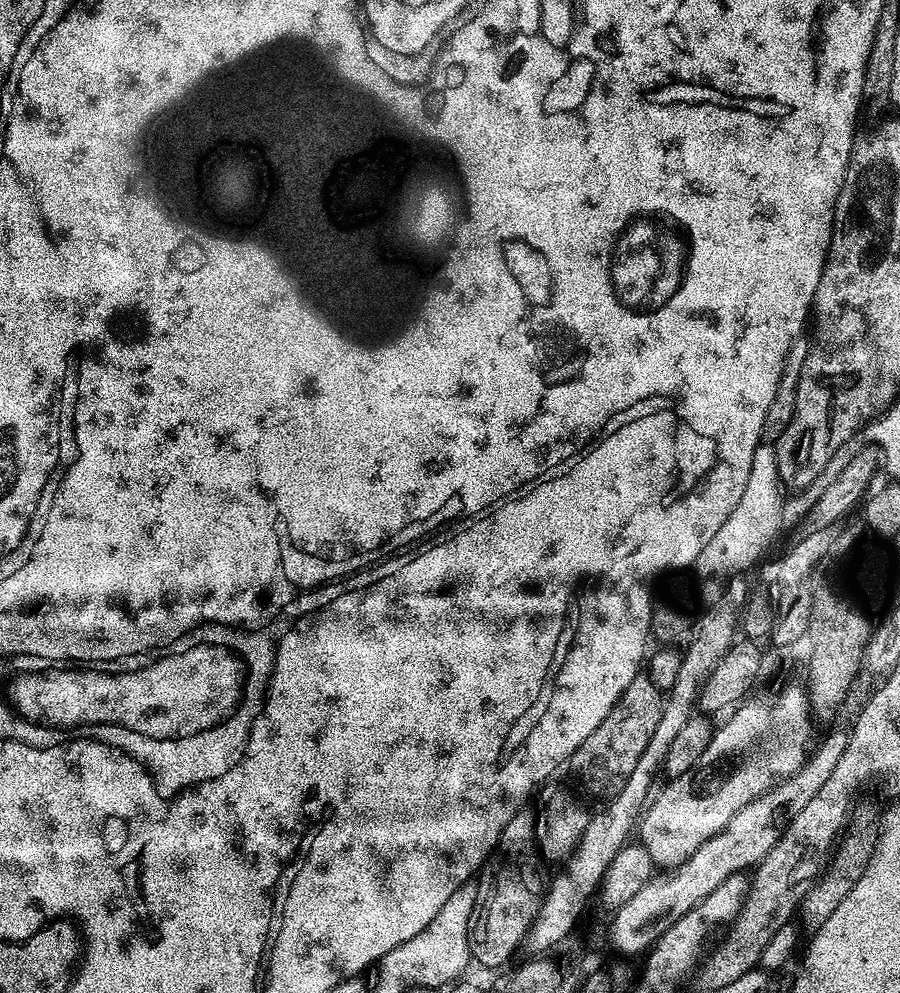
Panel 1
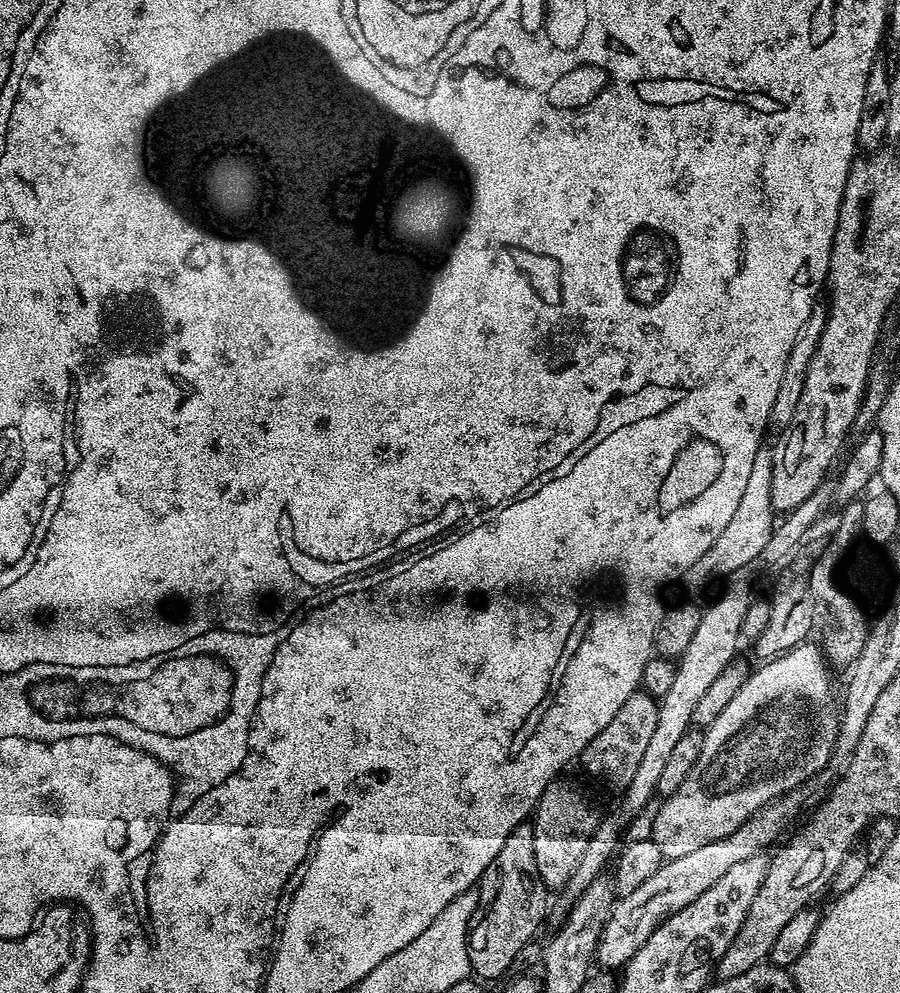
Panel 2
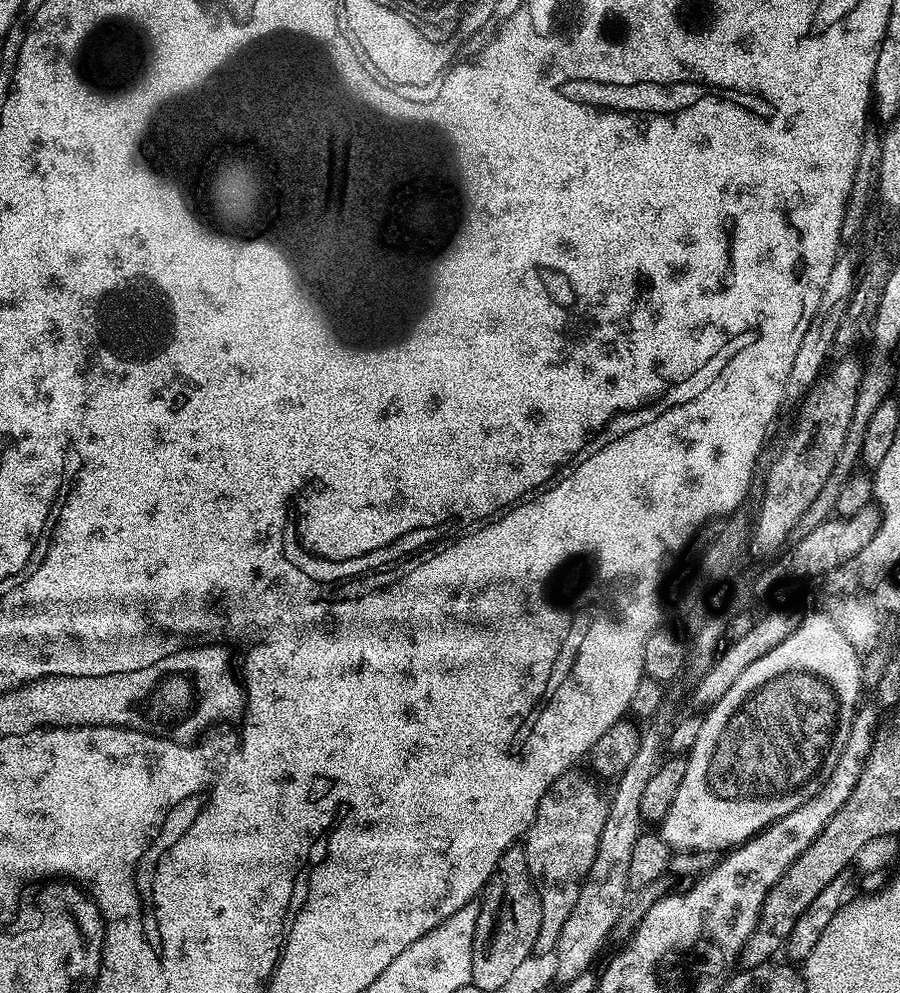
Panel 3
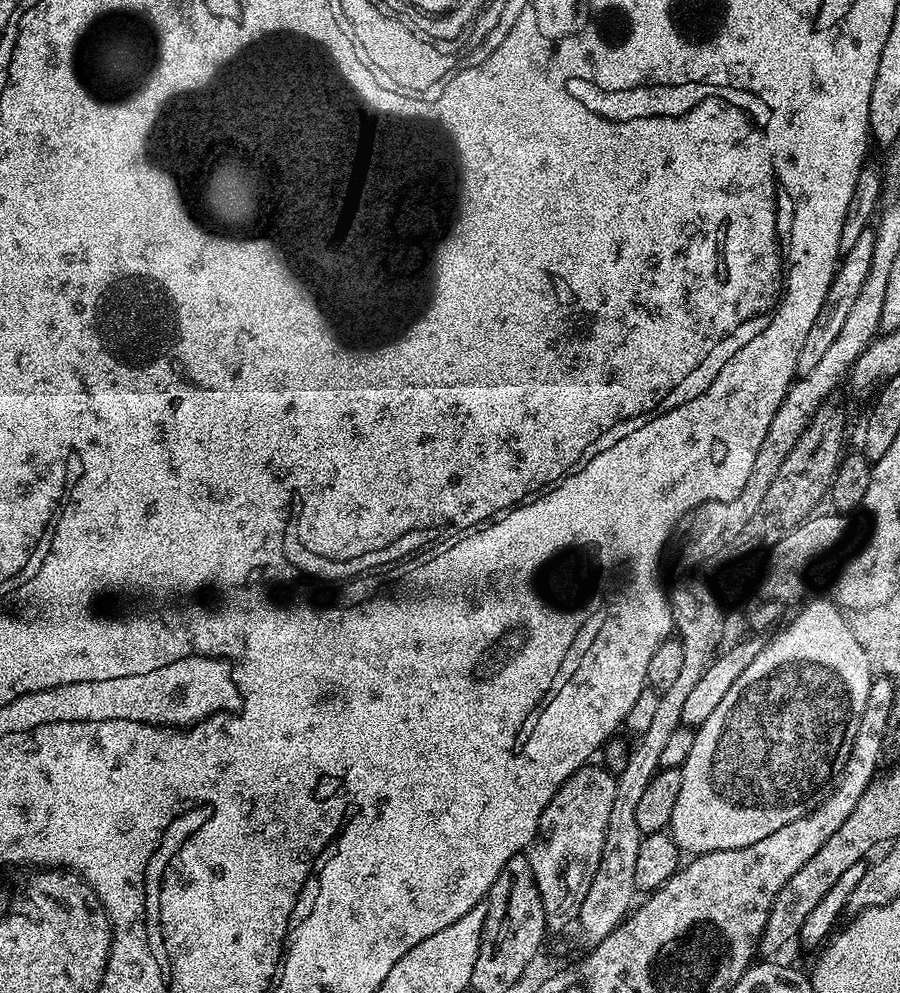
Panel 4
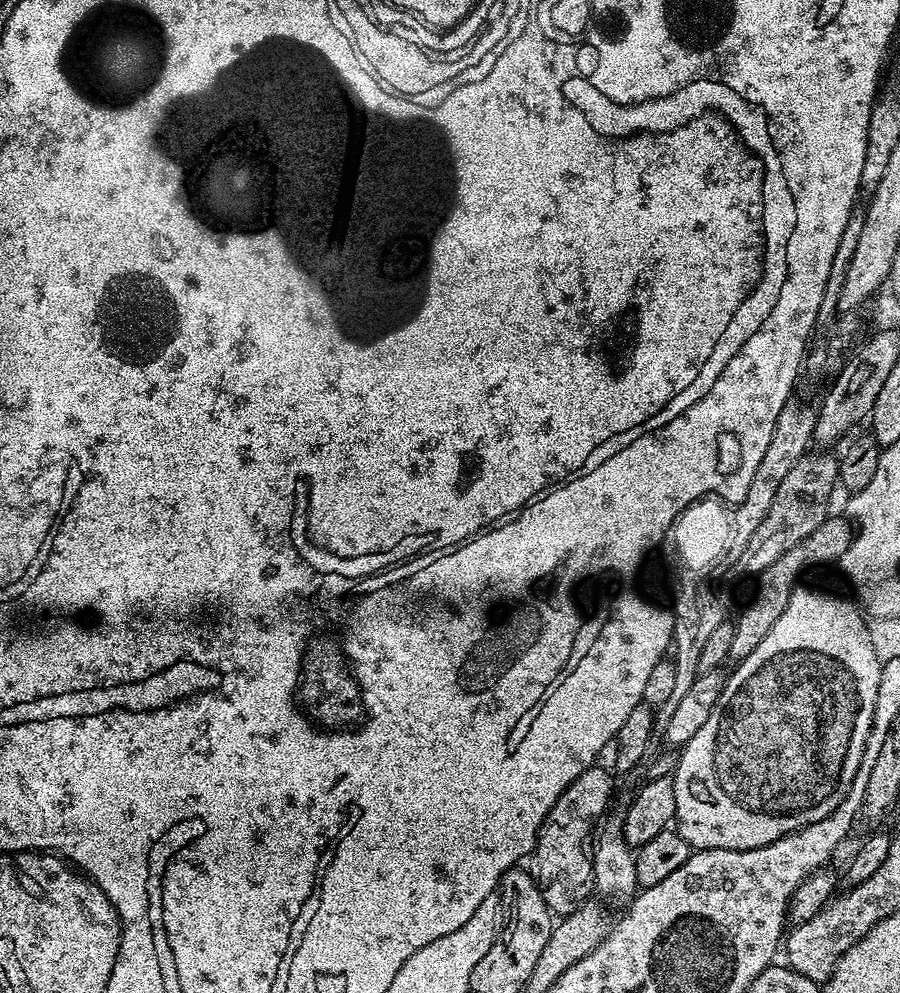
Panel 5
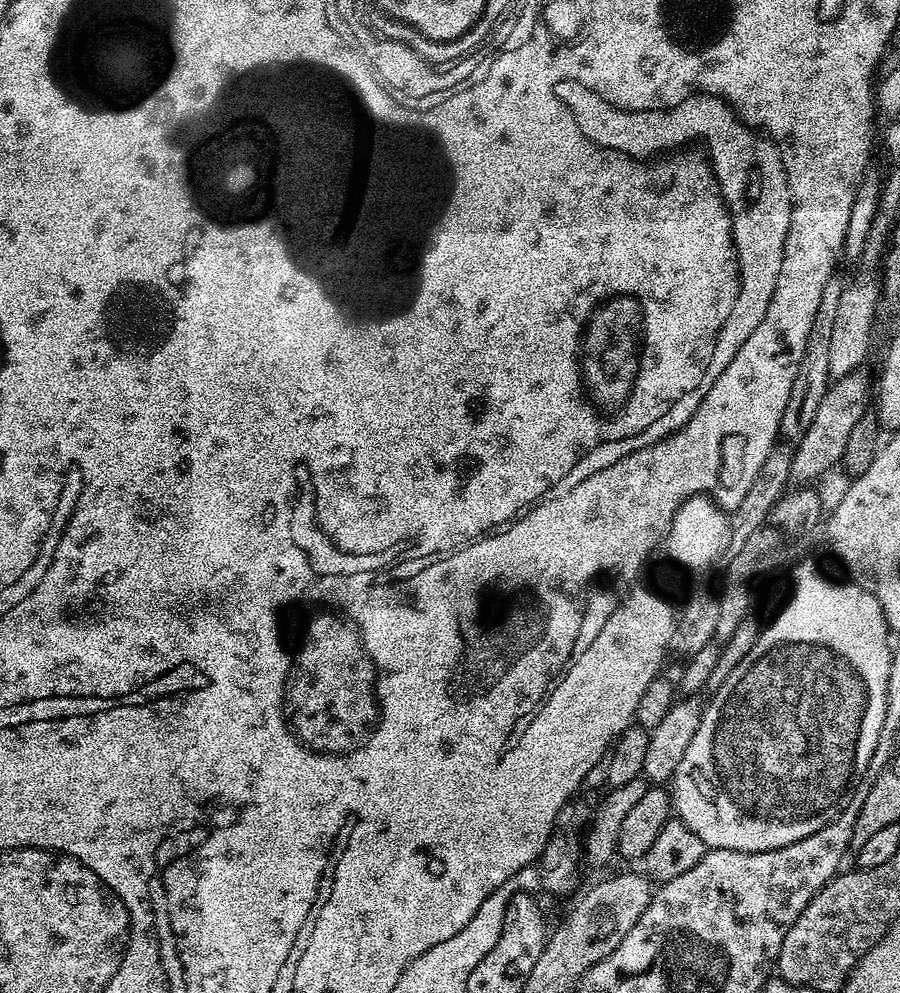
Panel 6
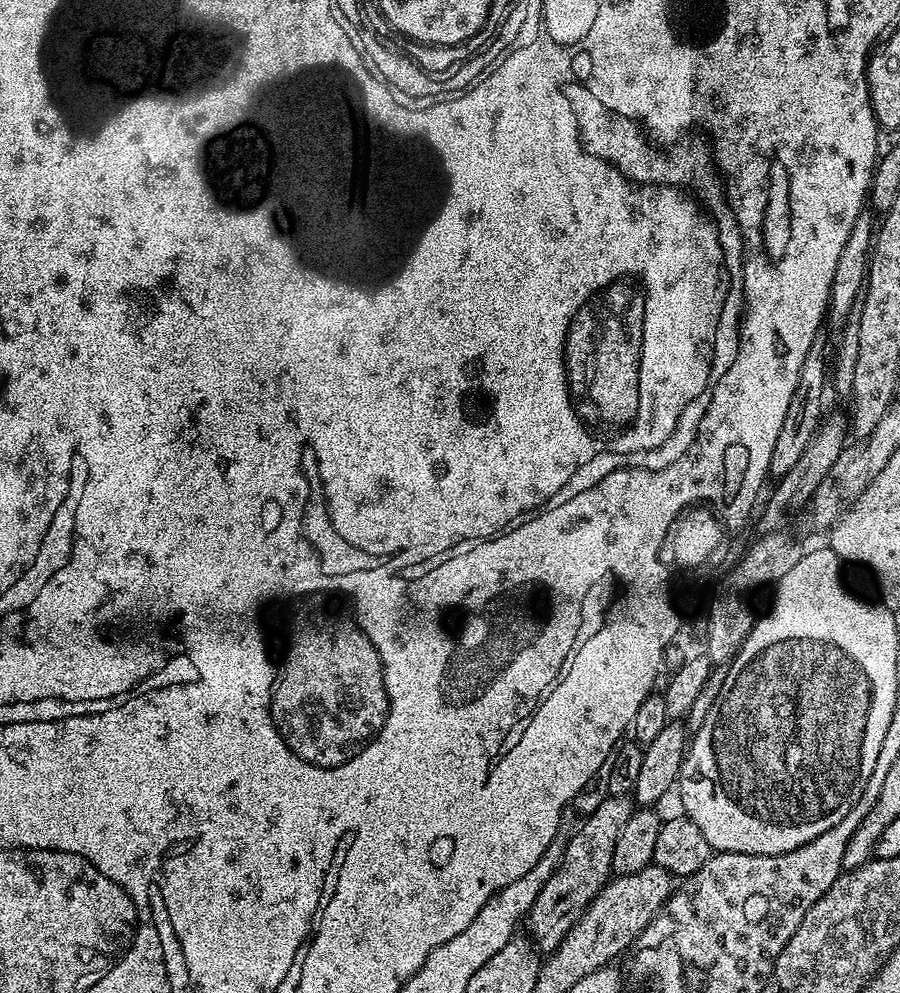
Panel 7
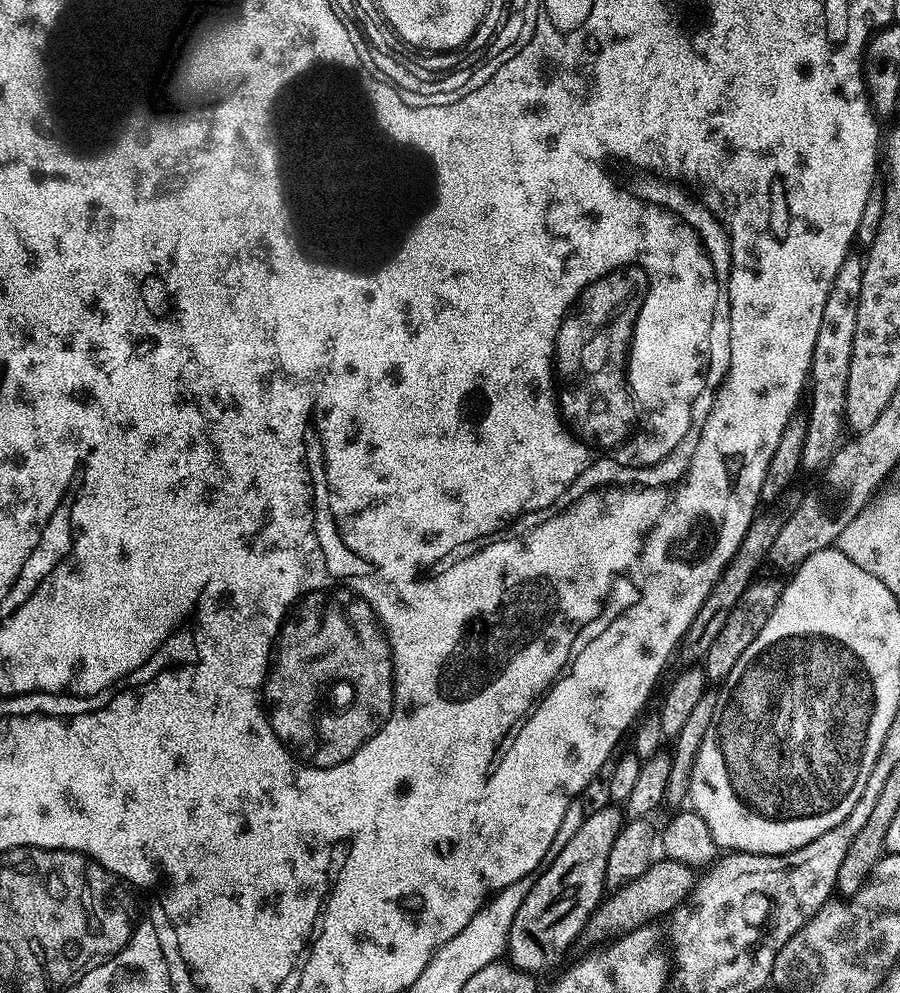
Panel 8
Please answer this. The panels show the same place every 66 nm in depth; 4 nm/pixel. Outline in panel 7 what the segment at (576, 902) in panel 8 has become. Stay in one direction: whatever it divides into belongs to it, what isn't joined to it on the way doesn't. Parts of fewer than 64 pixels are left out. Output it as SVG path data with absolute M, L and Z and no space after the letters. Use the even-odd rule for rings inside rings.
M627 796L605 797L583 822L582 826L569 837L563 862L542 888L534 906L528 912L526 923L529 937L541 953L552 952L562 942L562 938L579 920L584 909L605 887L613 875L614 847L634 811L633 799Z

